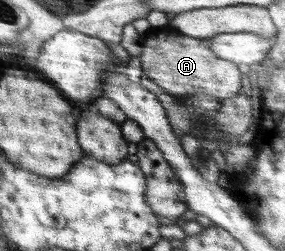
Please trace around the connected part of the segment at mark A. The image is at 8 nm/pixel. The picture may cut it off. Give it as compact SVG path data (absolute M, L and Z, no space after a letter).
M170 23L164 27L150 27L141 37L141 67L146 76L170 95L203 93L214 98L236 97L242 90L242 75L238 65L218 58L207 39L194 38L179 32Z

